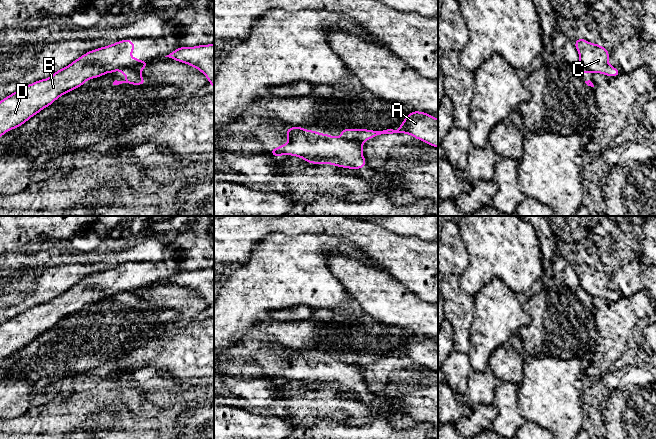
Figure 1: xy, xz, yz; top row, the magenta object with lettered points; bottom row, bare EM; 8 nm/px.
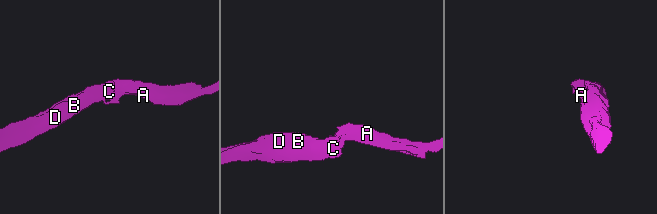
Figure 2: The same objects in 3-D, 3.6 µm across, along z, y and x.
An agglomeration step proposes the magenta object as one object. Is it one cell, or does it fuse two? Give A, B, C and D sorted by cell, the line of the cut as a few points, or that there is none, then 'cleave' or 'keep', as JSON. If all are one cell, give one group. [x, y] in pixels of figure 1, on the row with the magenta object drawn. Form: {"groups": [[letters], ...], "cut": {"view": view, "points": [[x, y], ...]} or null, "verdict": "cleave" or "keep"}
{"groups": [["A"], ["B", "C", "D"]], "cut": {"view": "xy", "points": [[141, 62], [131, 66], [123, 66], [119, 70]]}, "verdict": "cleave"}

